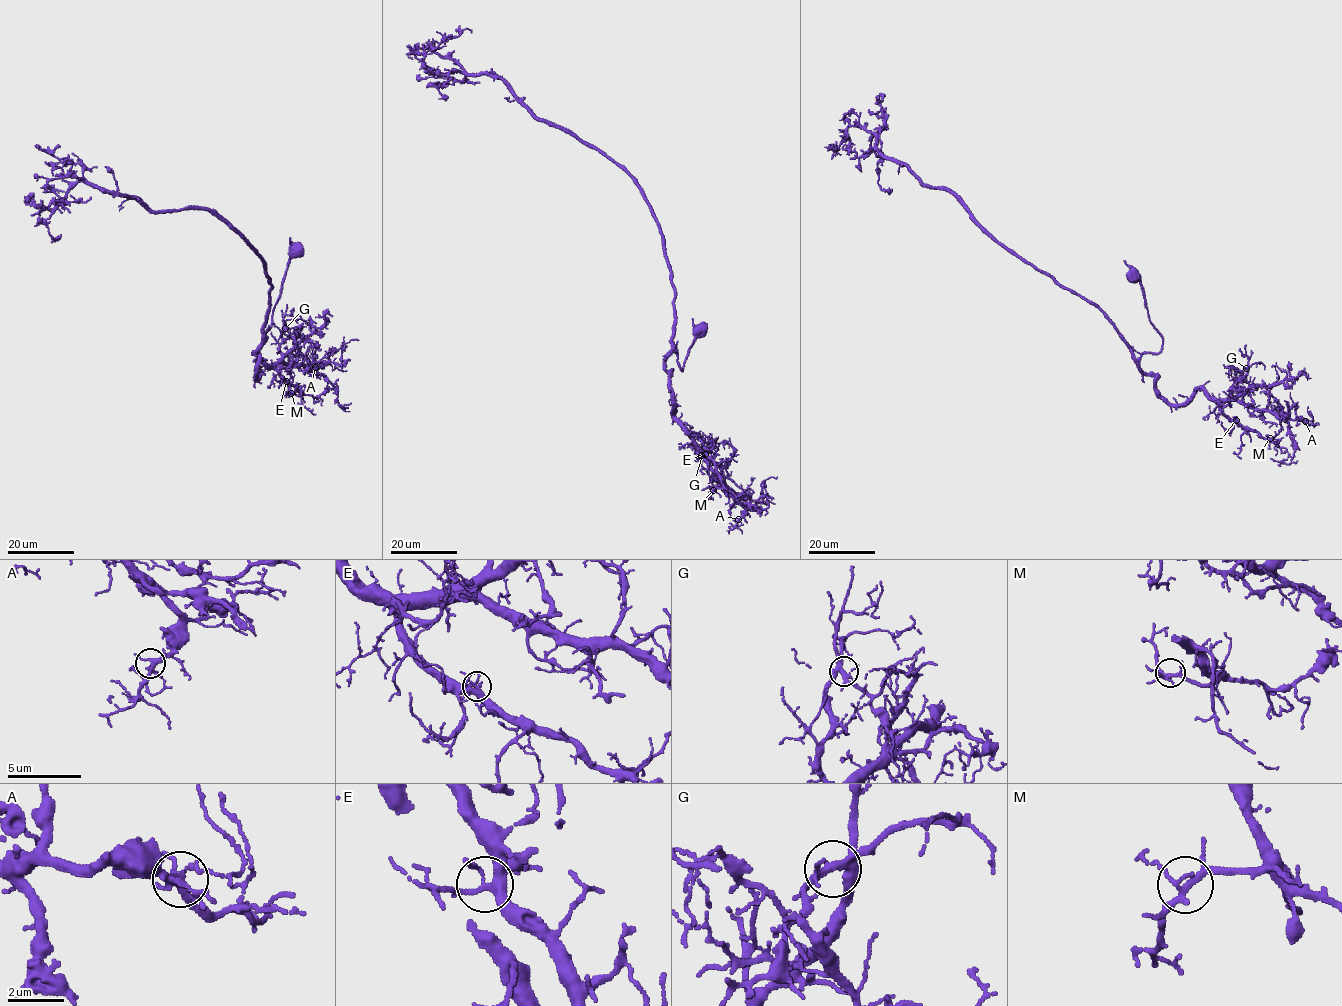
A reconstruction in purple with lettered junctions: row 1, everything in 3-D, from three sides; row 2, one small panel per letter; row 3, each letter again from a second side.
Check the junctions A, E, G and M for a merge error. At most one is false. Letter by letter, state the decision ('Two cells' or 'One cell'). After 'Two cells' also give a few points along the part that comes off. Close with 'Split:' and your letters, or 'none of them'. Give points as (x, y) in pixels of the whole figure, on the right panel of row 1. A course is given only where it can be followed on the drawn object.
A: One cell
E: One cell
G: Two cells. Course of the part to remove: (1246, 368), (1231, 387), (1231, 396), (1236, 400)
M: One cell
Split: G

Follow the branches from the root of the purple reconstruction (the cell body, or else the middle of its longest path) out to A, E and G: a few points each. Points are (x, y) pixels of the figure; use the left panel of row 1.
A: (297, 252), (288, 261), (265, 342), (254, 351), (256, 378), (258, 359), (266, 365), (315, 367)
E: (297, 252), (288, 261), (265, 342), (254, 351), (258, 354), (257, 379), (260, 358), (286, 381)
G: (297, 252), (288, 261), (265, 342), (254, 351), (257, 379), (258, 359), (271, 365), (282, 356), (285, 328)

